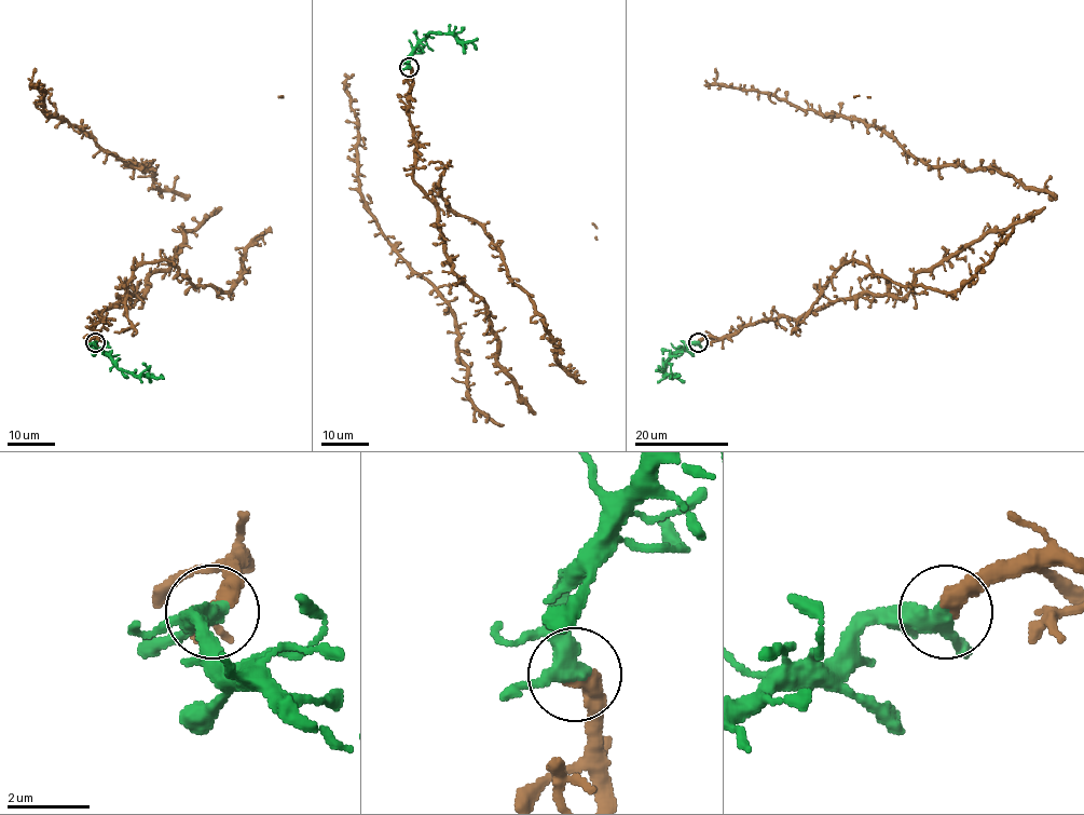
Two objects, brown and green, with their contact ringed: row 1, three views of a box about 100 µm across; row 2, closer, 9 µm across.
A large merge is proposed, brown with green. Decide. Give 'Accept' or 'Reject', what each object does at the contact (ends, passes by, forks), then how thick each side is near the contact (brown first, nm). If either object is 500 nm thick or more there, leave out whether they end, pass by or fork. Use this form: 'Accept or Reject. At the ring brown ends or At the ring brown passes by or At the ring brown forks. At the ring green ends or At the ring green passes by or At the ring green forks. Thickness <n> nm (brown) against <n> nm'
Accept. At the ring brown ends. At the ring green passes by. Thickness 440 nm (brown) against 400 nm

